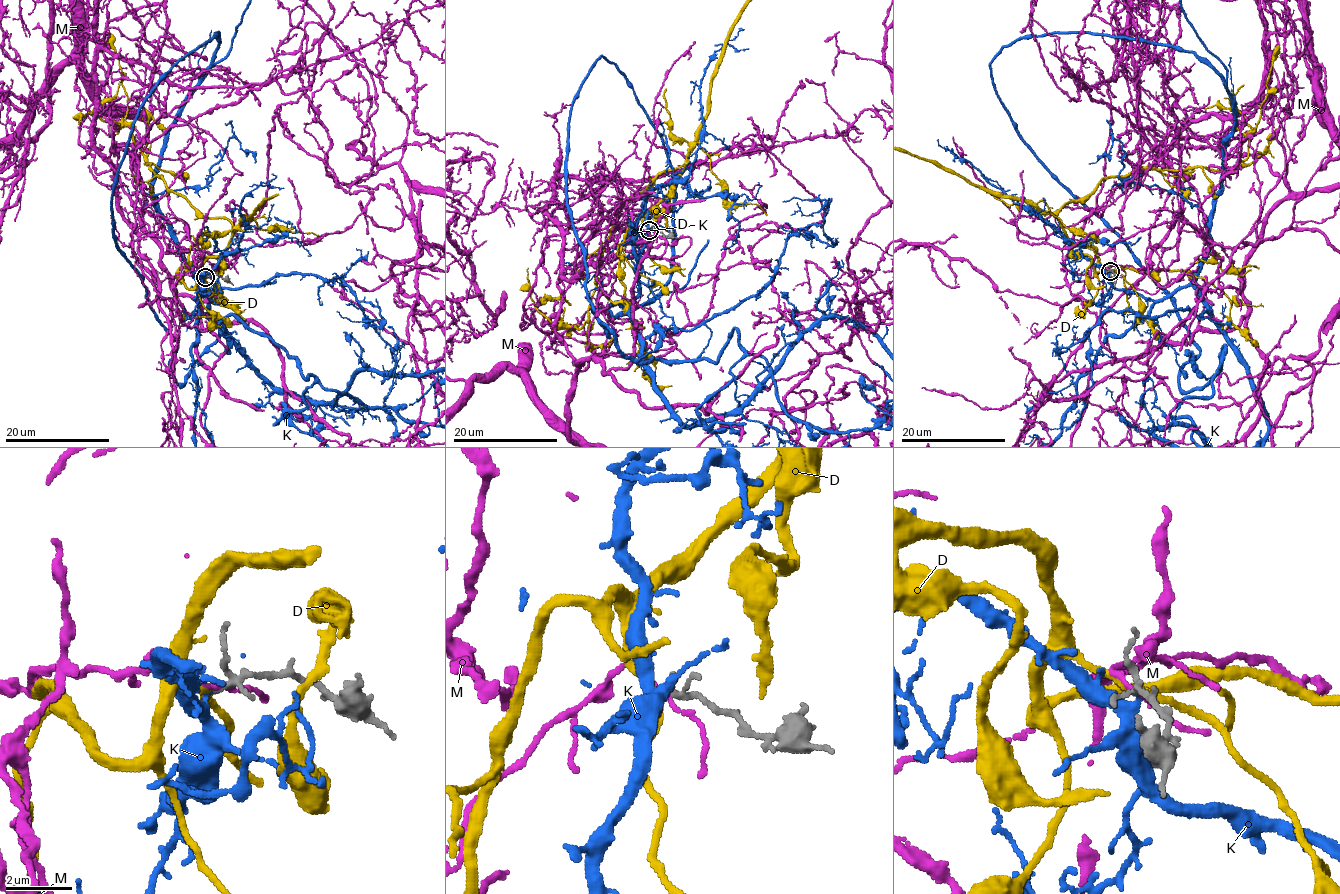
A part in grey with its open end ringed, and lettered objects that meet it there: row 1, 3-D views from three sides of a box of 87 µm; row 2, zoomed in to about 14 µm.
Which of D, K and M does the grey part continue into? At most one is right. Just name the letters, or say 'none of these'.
K

